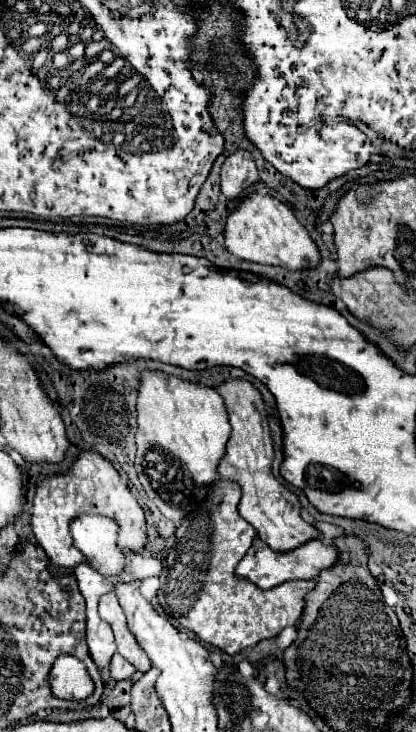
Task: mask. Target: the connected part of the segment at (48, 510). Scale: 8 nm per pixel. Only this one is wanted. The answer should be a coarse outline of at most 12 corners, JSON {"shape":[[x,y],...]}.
{"shape":[[81,452],[69,474],[41,480],[31,526],[57,568],[87,558],[69,524],[113,518],[117,546],[139,554],[145,516],[99,454]]}

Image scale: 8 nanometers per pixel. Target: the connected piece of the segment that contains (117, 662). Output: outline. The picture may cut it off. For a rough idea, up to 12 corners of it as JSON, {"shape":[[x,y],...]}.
{"shape":[[121,654],[111,658],[111,678],[129,678],[133,668]]}

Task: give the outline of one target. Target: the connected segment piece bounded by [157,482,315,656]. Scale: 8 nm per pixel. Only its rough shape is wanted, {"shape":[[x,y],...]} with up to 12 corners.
{"shape":[[221,482],[175,532],[157,600],[231,656],[301,618],[315,580],[235,578],[255,540]]}

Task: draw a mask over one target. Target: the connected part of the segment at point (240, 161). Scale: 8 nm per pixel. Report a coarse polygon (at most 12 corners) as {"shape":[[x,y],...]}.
{"shape":[[237,150],[221,168],[221,192],[239,198],[259,182],[249,152]]}

